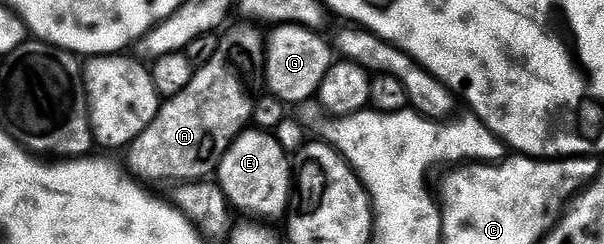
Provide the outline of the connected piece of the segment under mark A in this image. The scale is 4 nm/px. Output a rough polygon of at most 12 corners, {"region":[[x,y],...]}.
{"region":[[254,23],[160,103],[126,149],[140,181],[208,179],[252,123]]}

